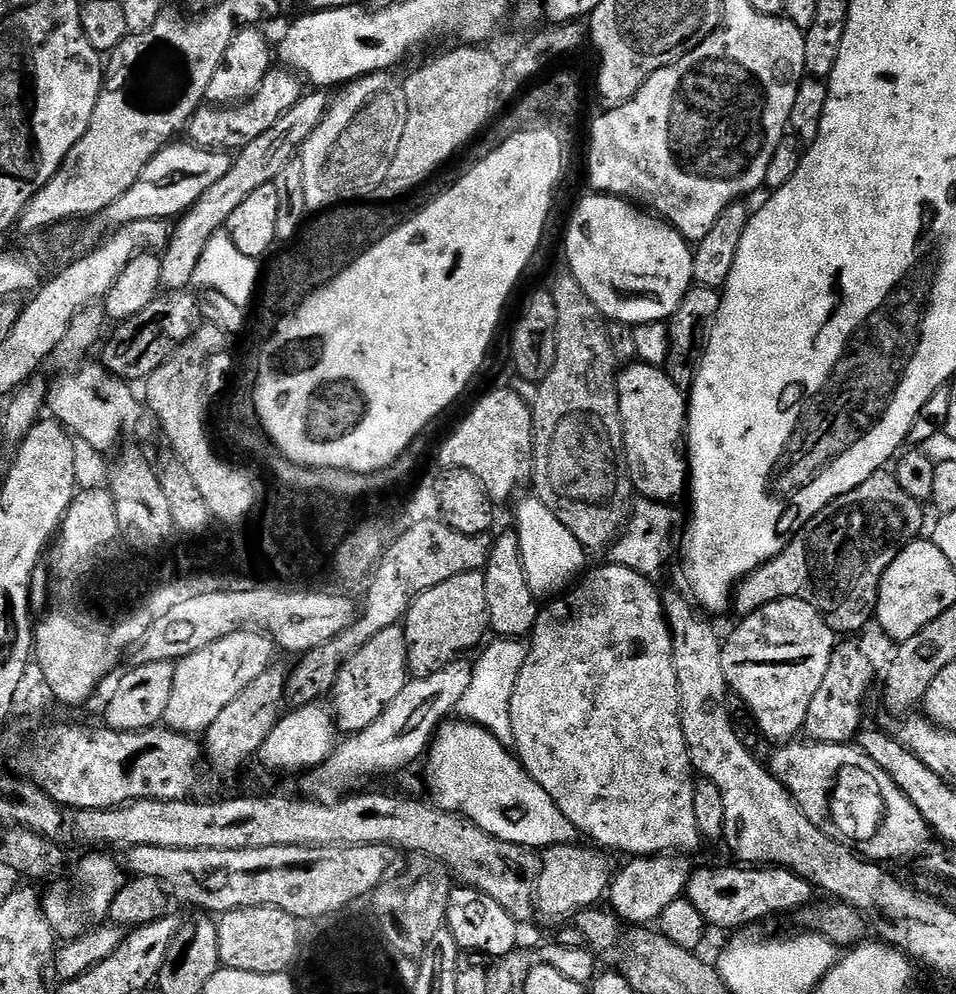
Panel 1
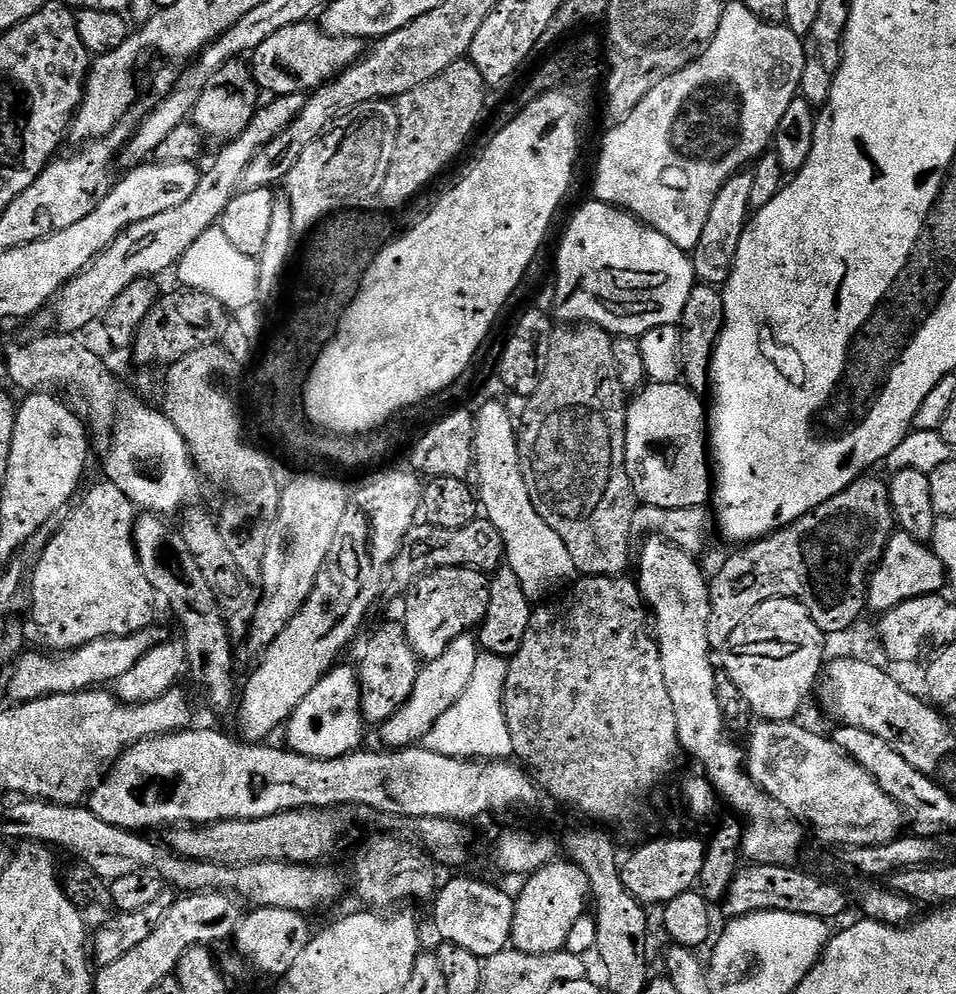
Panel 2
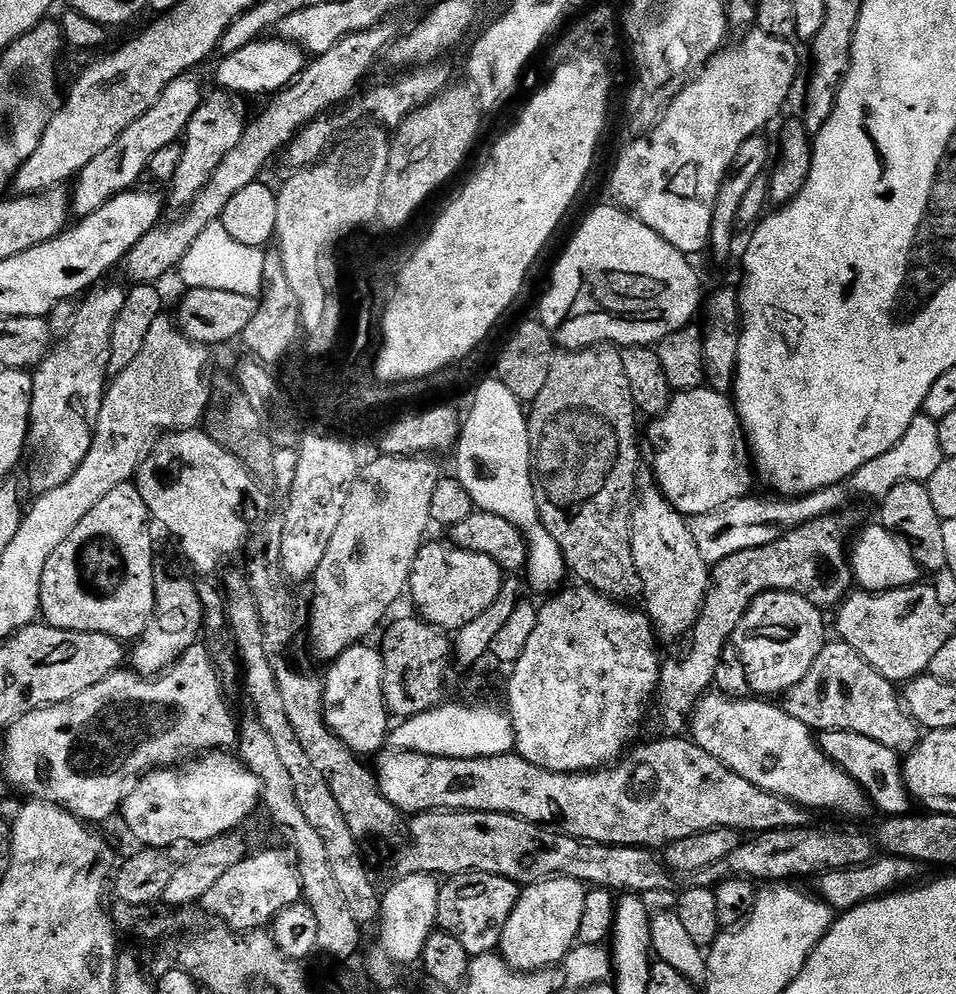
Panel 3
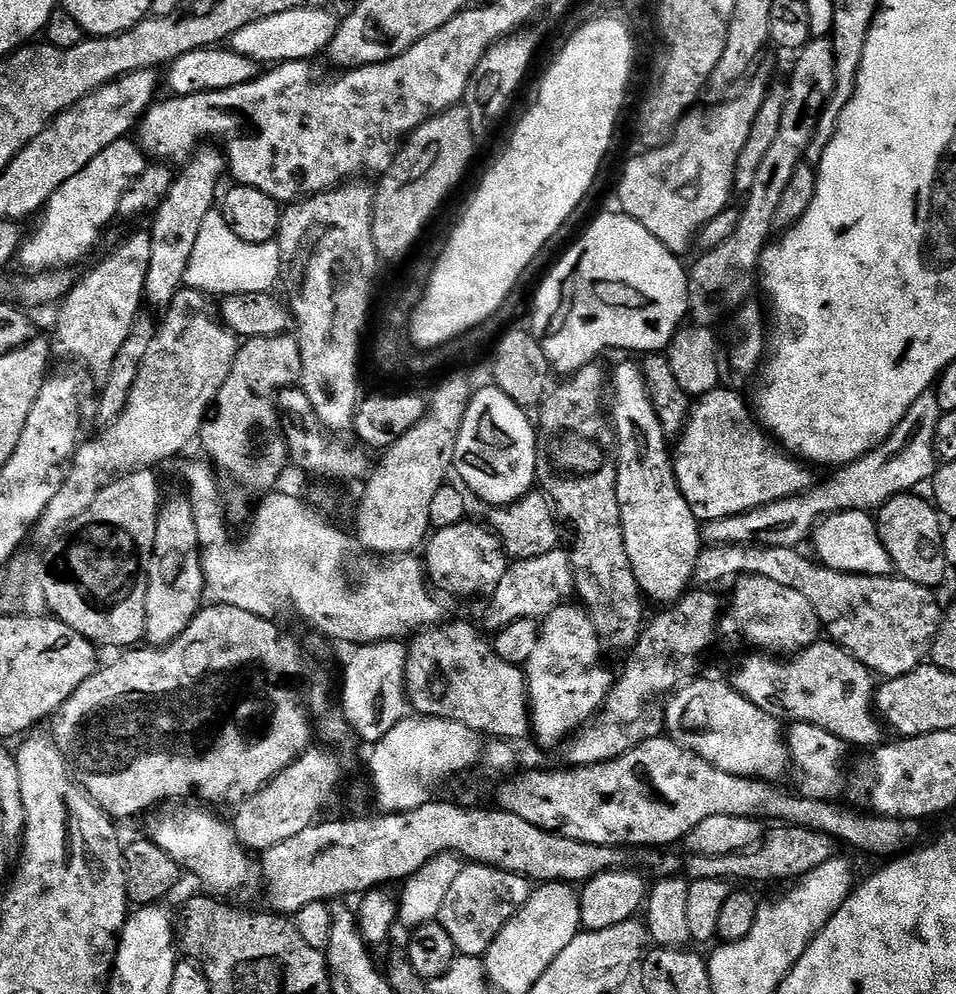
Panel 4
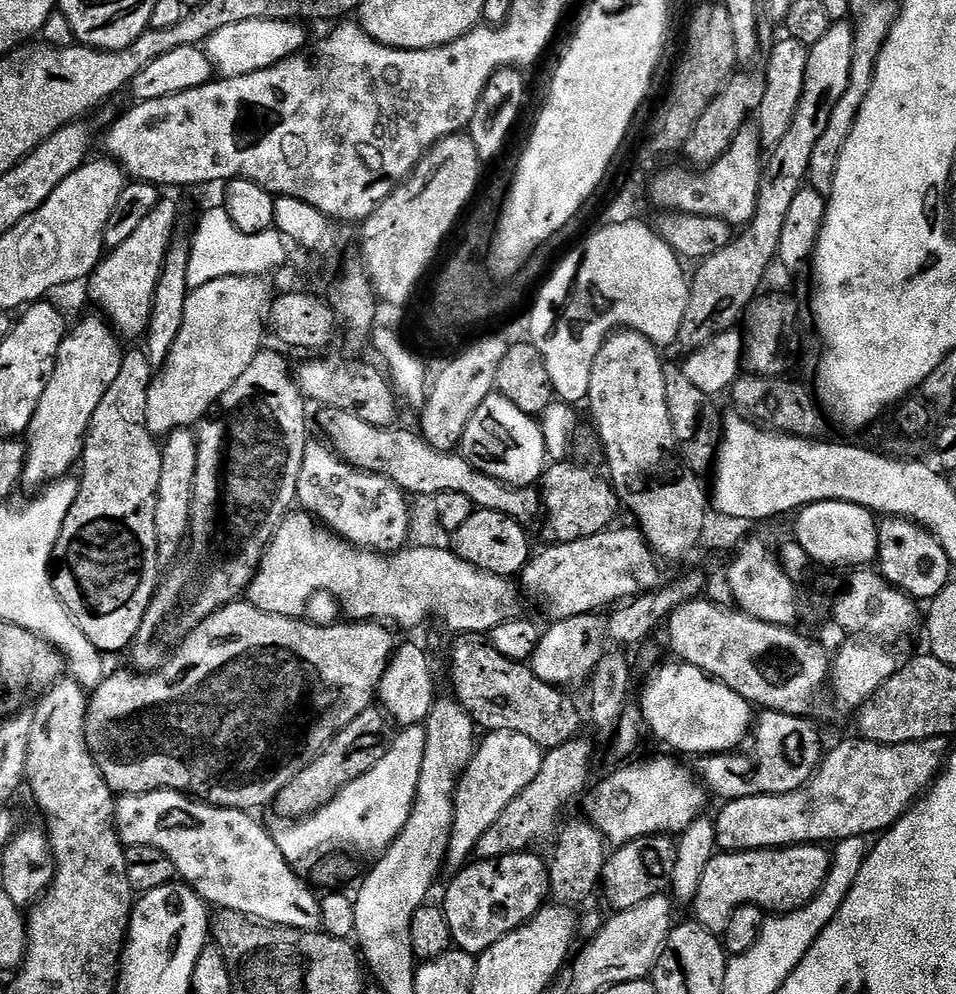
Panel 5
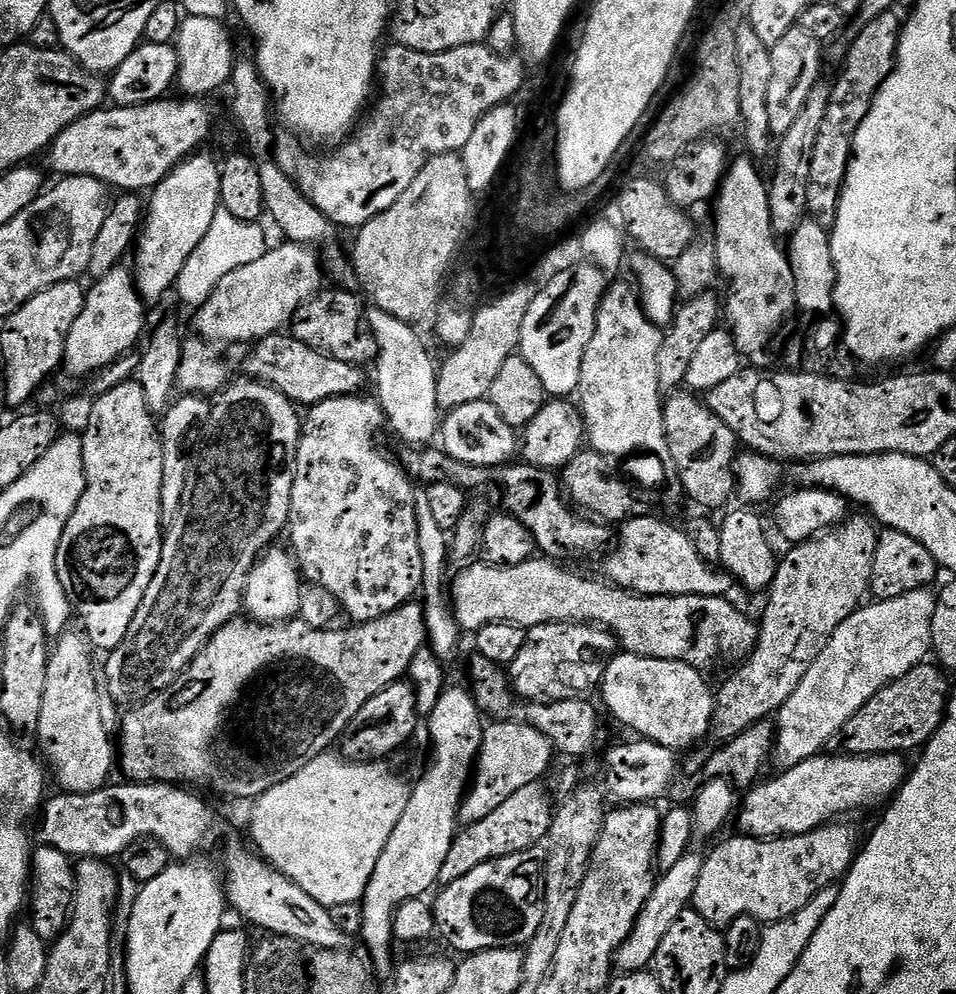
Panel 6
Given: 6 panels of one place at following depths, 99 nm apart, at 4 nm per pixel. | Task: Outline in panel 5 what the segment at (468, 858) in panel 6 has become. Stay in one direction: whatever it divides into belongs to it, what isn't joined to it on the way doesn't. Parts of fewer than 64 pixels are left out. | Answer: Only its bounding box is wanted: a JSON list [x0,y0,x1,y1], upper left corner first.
[475,738,592,860]

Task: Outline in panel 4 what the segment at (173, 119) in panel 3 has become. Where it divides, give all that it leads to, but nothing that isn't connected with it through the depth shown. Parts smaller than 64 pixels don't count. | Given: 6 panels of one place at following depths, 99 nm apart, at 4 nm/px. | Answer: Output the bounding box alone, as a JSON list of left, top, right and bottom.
[18,138,146,274]

